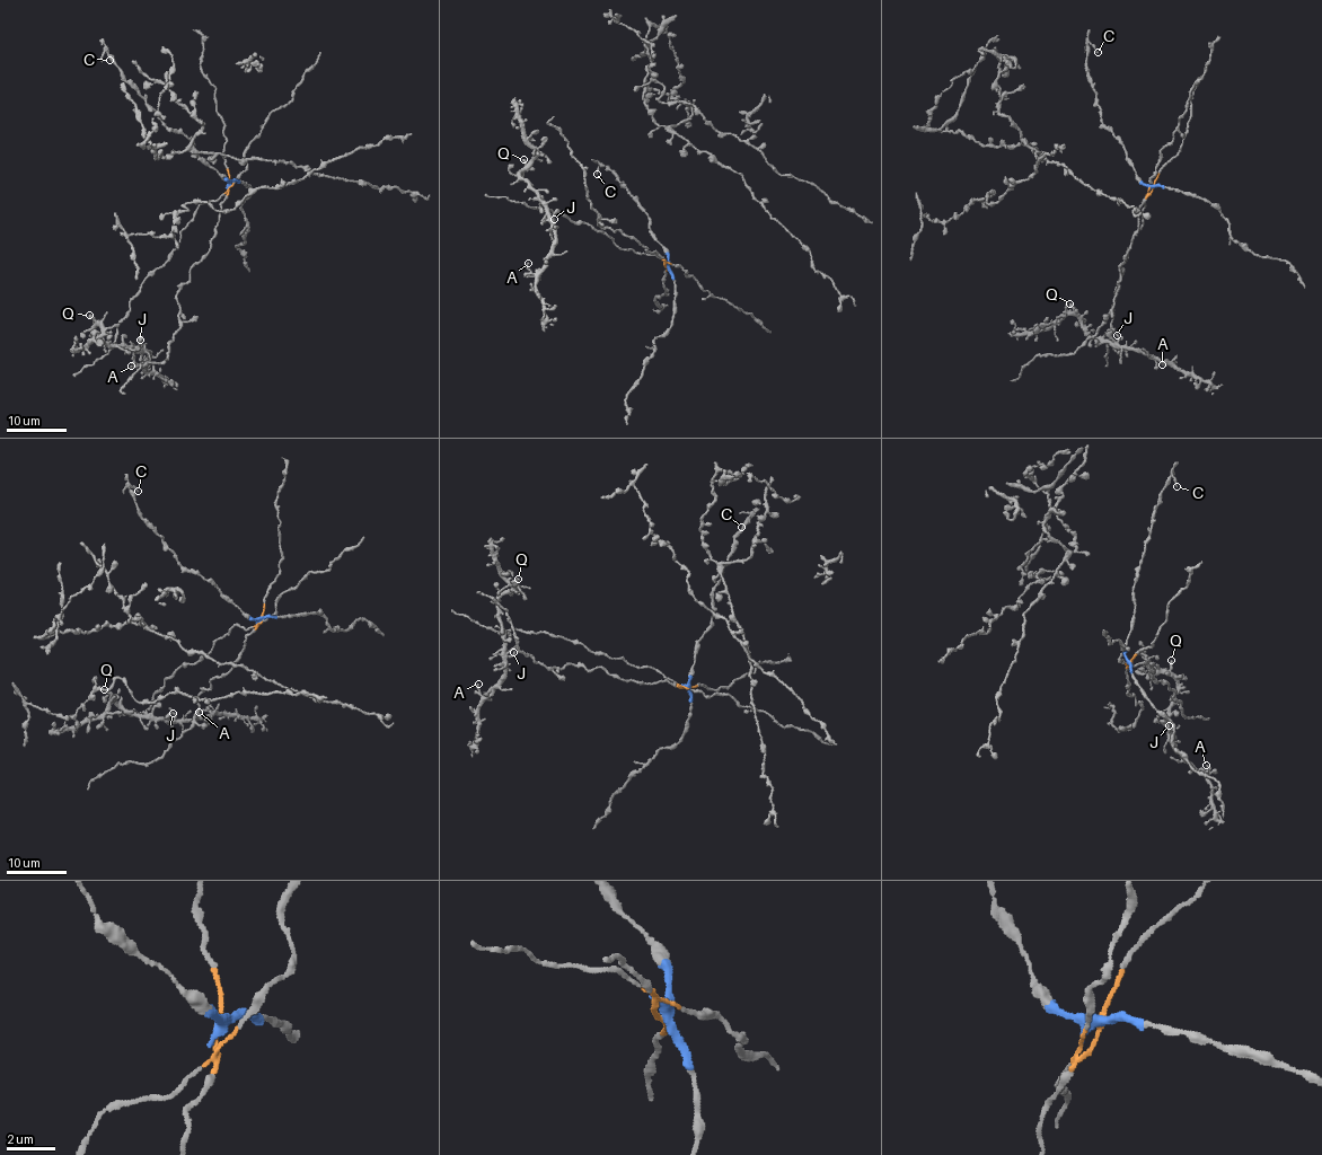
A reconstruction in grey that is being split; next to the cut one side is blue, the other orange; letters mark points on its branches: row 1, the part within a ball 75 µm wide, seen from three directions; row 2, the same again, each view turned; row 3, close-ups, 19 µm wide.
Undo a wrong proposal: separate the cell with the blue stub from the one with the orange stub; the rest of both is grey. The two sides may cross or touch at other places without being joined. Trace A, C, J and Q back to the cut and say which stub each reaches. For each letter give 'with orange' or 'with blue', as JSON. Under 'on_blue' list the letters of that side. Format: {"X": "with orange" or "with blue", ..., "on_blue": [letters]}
{"A": "with orange", "C": "with blue", "J": "with orange", "Q": "with orange", "on_blue": ["C"]}

